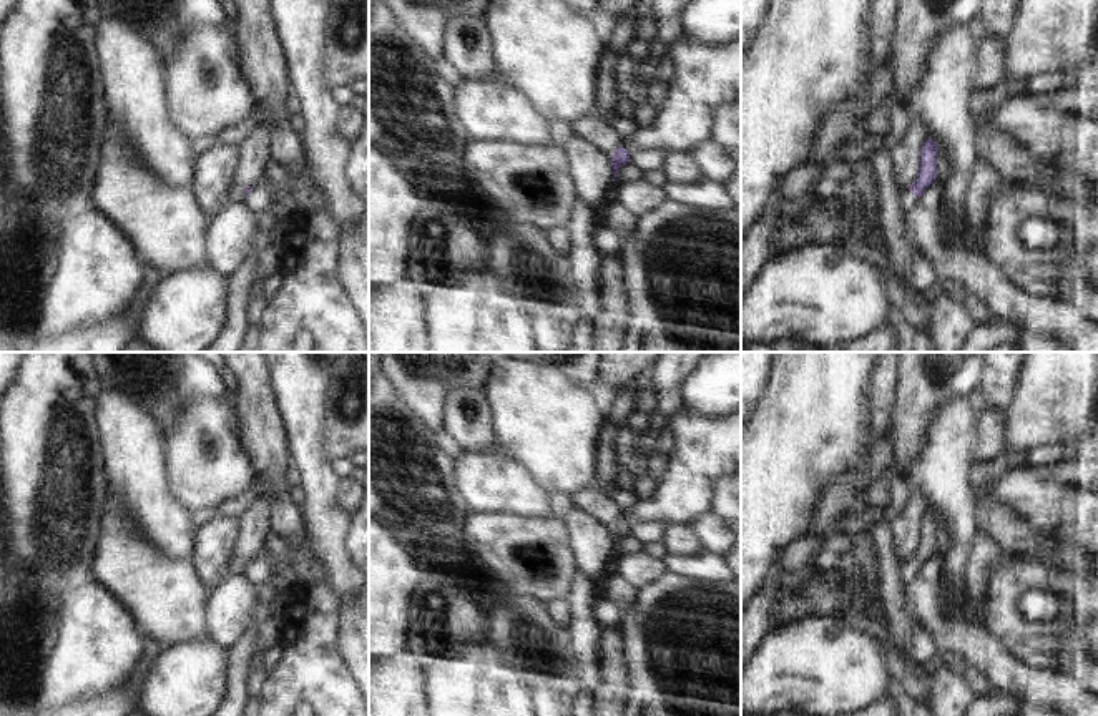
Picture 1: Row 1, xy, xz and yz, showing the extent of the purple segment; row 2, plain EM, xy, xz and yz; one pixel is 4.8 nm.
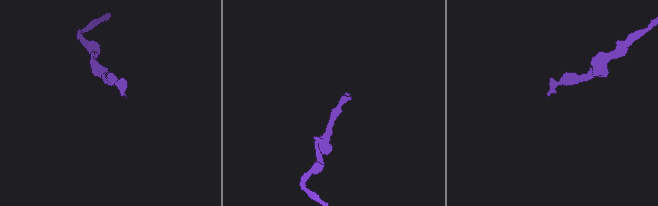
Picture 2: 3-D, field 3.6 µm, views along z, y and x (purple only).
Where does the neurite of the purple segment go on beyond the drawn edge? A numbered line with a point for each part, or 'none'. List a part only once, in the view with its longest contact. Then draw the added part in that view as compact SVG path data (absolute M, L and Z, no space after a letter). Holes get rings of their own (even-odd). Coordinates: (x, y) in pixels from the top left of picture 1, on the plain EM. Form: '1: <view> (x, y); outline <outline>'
1: yz (906, 570); outline M909 560L899 562L899 575L905 585L910 585L917 578L919 571L920 568L912 566Z

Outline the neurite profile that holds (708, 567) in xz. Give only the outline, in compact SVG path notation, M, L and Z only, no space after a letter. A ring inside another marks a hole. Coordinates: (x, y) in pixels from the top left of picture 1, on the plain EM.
M701 552L699 555L666 555L661 562L666 573L698 578L703 581L734 581L723 555Z

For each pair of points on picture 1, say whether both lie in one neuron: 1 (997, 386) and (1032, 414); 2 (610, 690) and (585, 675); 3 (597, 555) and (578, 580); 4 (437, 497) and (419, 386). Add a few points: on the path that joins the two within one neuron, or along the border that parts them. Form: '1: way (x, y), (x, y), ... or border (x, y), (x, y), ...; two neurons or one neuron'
1: border (1020, 369), (1015, 379), (1015, 396), (1004, 426); two neurons
2: border (595, 645), (600, 655), (600, 681), (592, 691); two neurons
3: border (575, 570), (583, 573), (592, 583); two neurons
4: border (397, 396), (434, 431); two neurons

